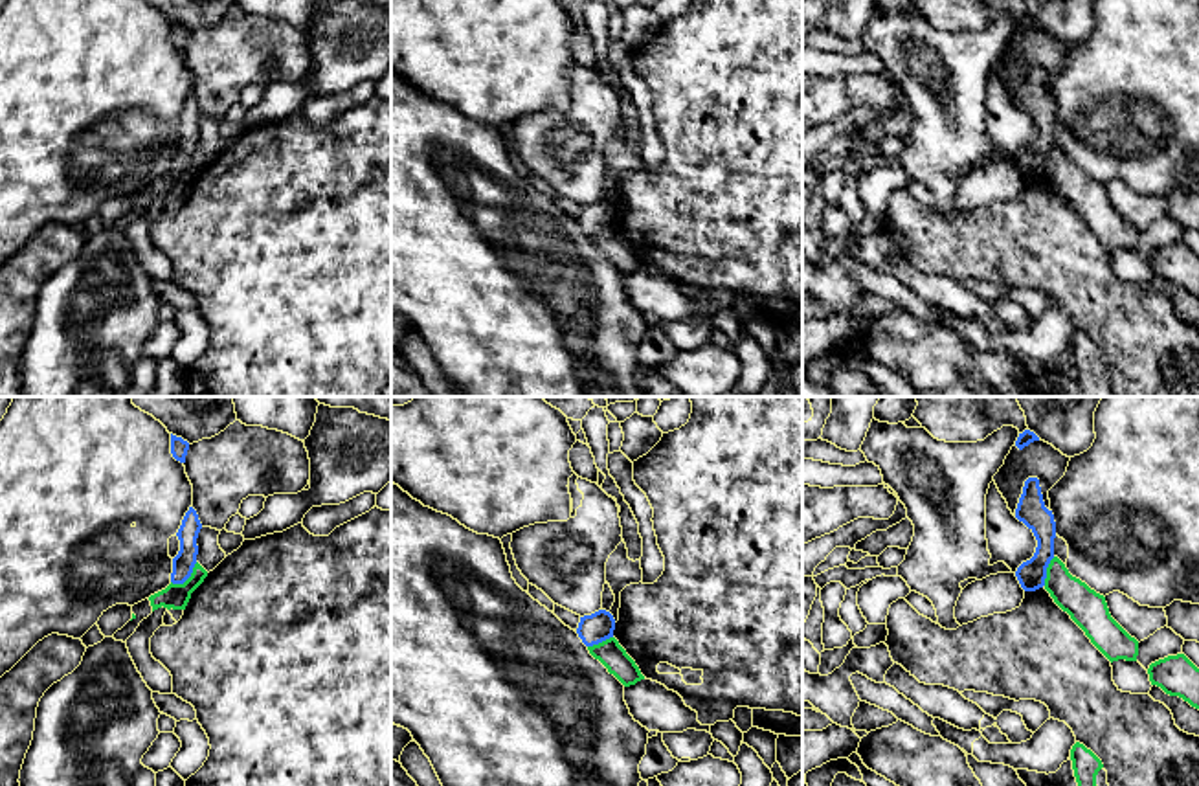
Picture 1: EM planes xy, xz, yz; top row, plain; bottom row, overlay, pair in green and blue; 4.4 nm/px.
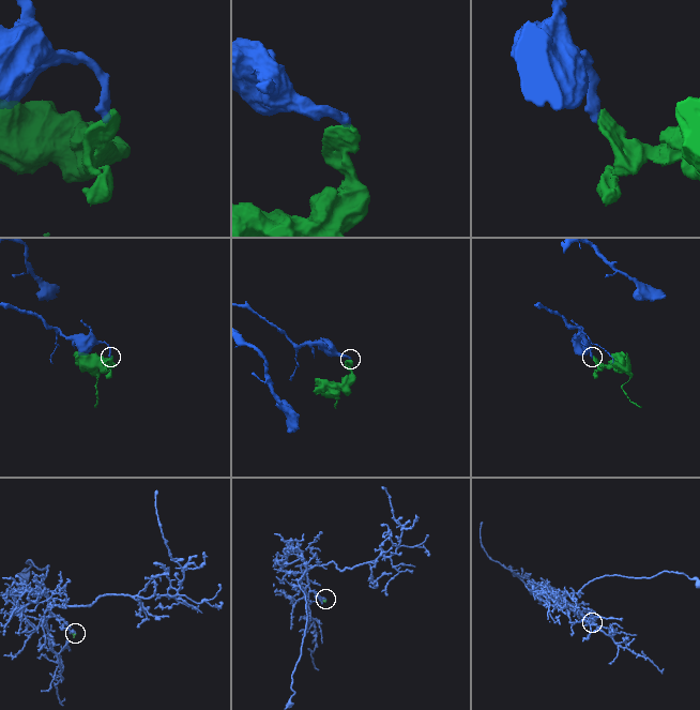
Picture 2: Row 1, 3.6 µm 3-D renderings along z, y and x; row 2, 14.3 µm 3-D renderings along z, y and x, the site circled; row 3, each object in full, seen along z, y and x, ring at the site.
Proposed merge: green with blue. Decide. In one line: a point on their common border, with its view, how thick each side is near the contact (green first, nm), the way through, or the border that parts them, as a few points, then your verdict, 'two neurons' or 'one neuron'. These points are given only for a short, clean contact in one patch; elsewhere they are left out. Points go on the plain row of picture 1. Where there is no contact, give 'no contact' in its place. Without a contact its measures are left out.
contact xy (188, 168); calibres 110 and 100 nm; border xy (197, 151), (182, 171), (171, 171); two neurons

